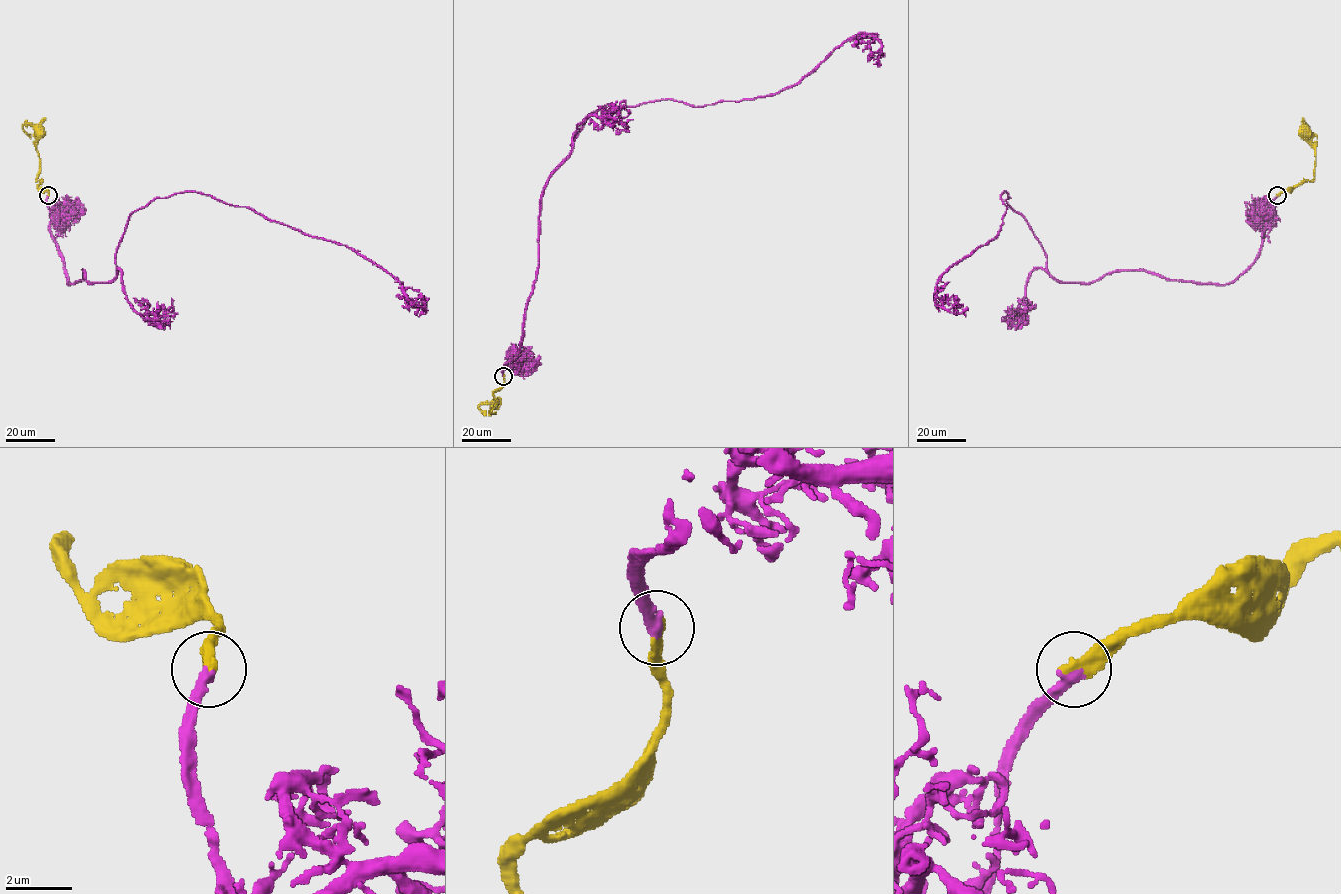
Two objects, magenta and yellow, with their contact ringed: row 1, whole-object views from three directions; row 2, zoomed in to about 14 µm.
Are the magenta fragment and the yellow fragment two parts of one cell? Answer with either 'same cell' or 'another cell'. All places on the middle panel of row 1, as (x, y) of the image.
same cell

